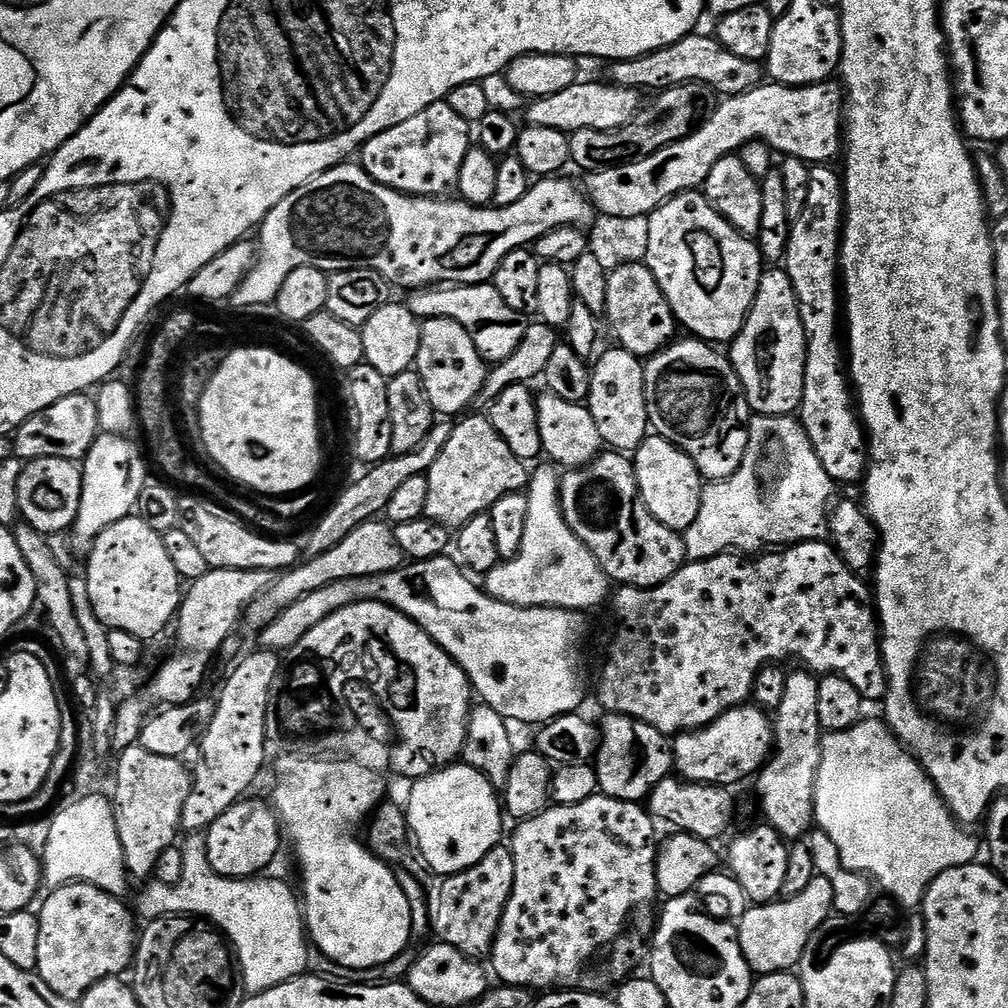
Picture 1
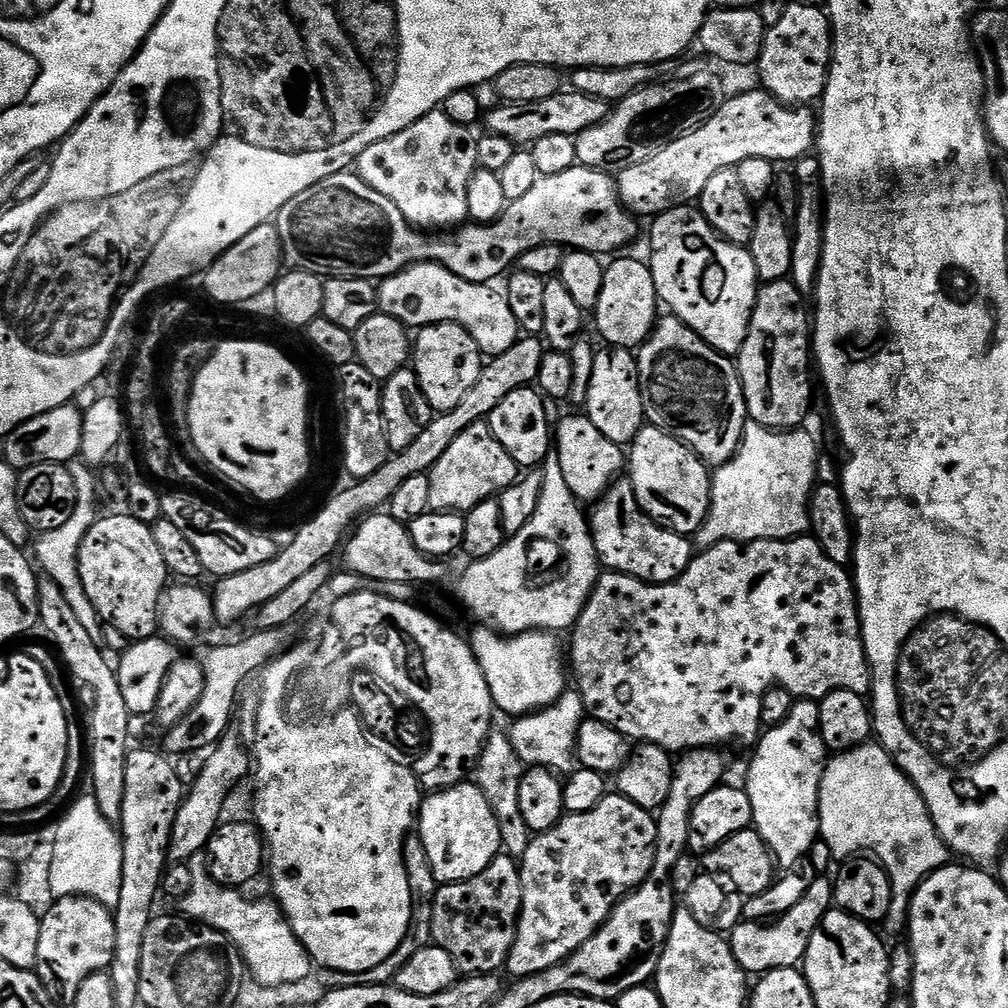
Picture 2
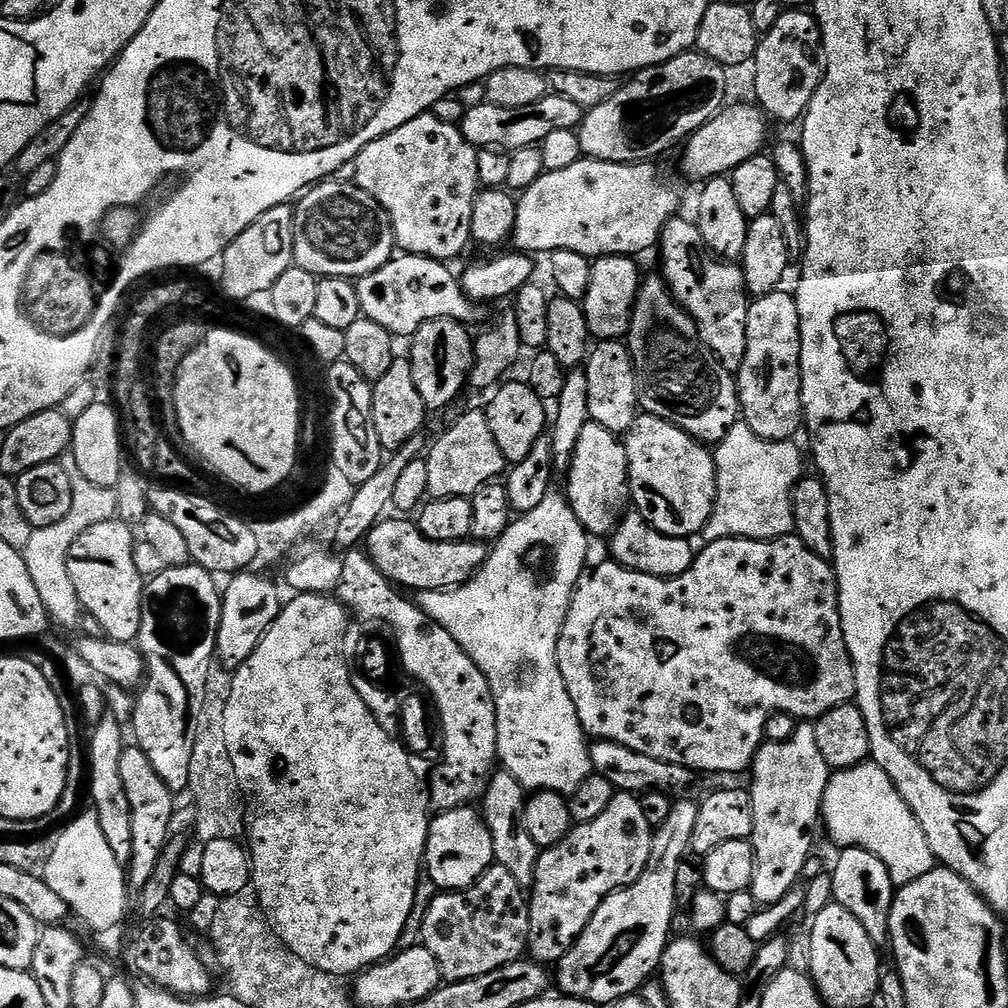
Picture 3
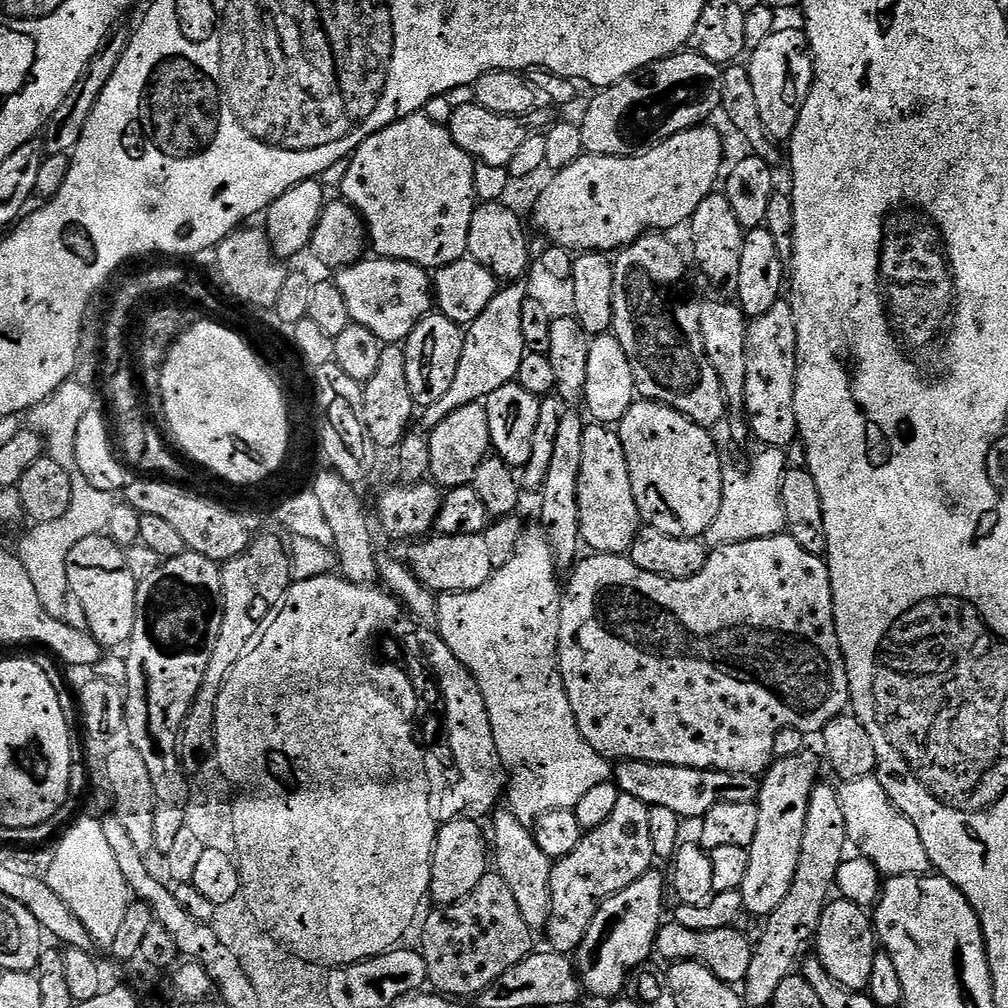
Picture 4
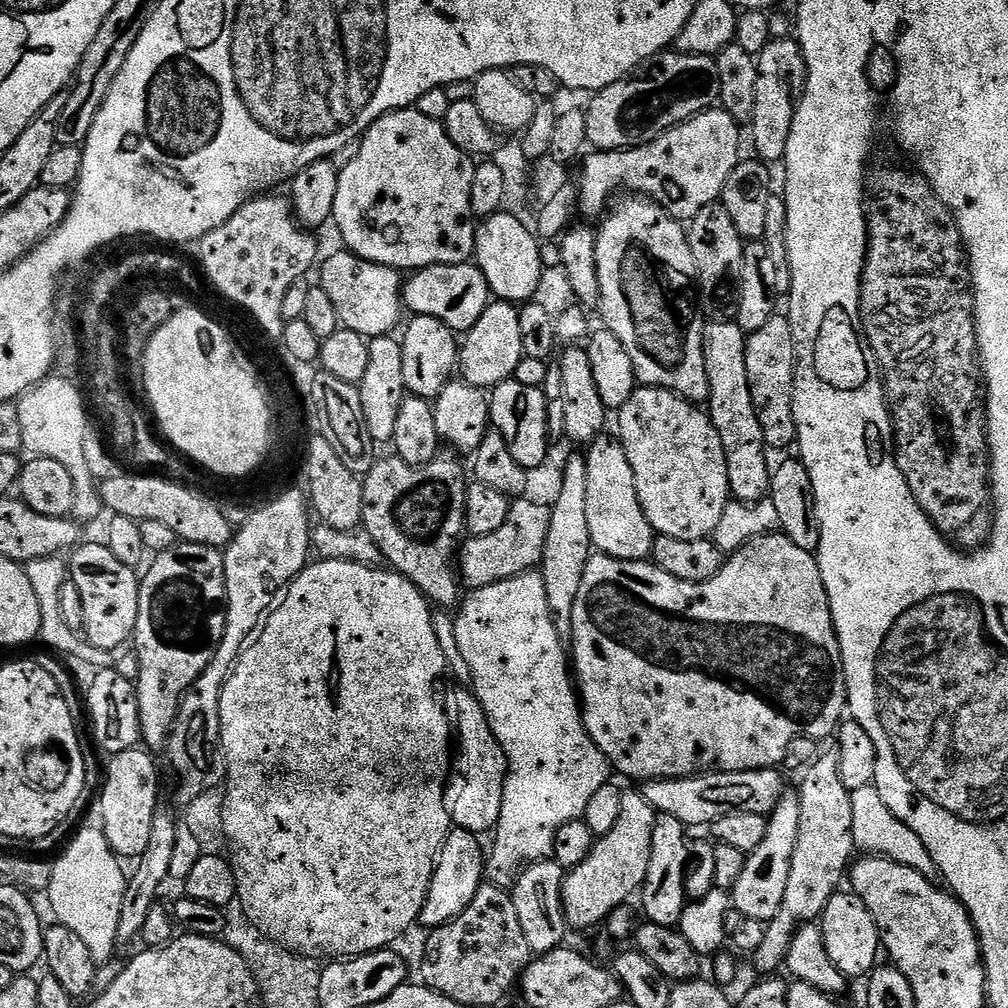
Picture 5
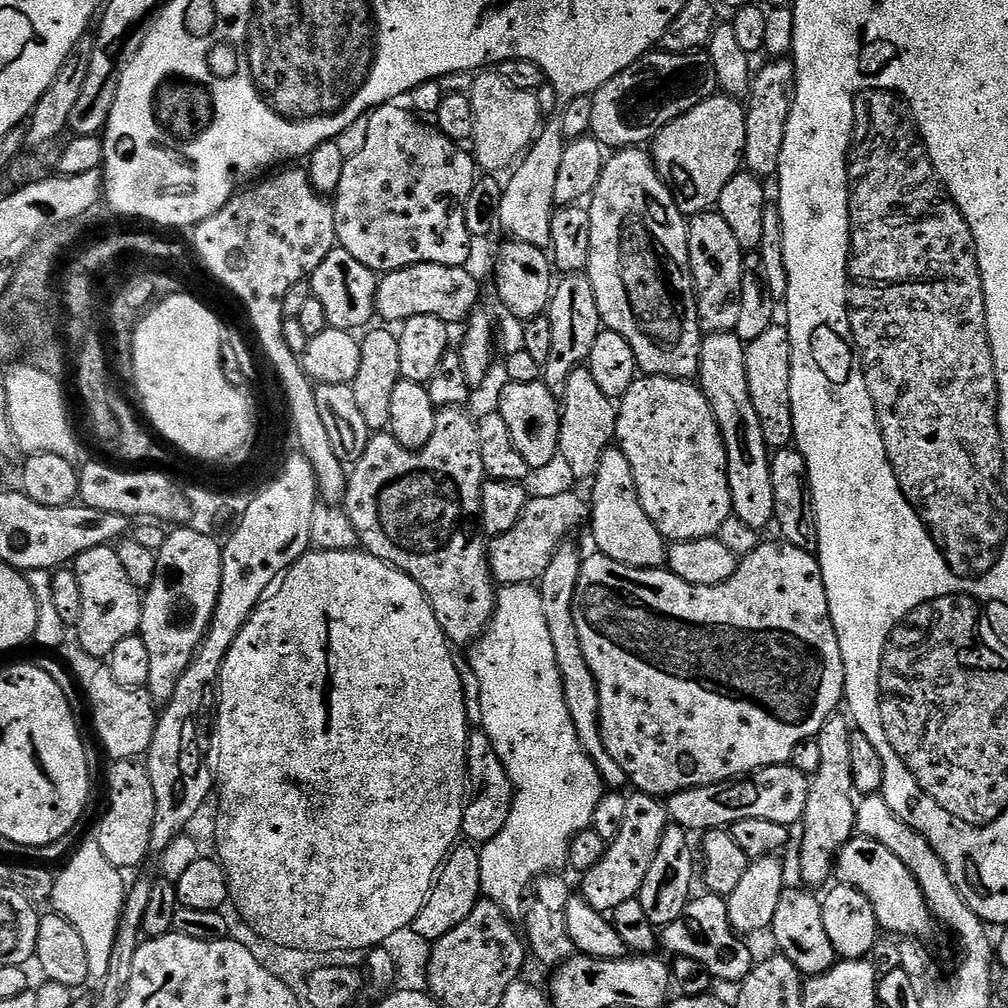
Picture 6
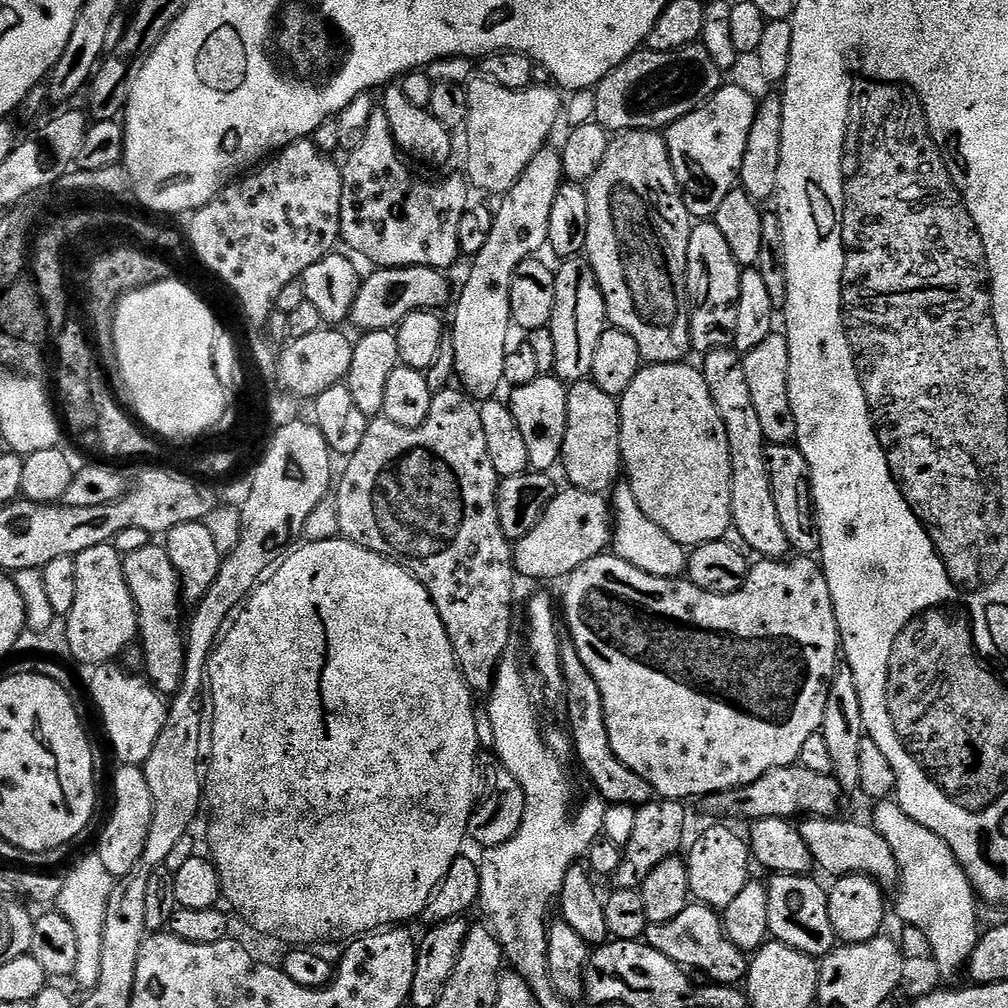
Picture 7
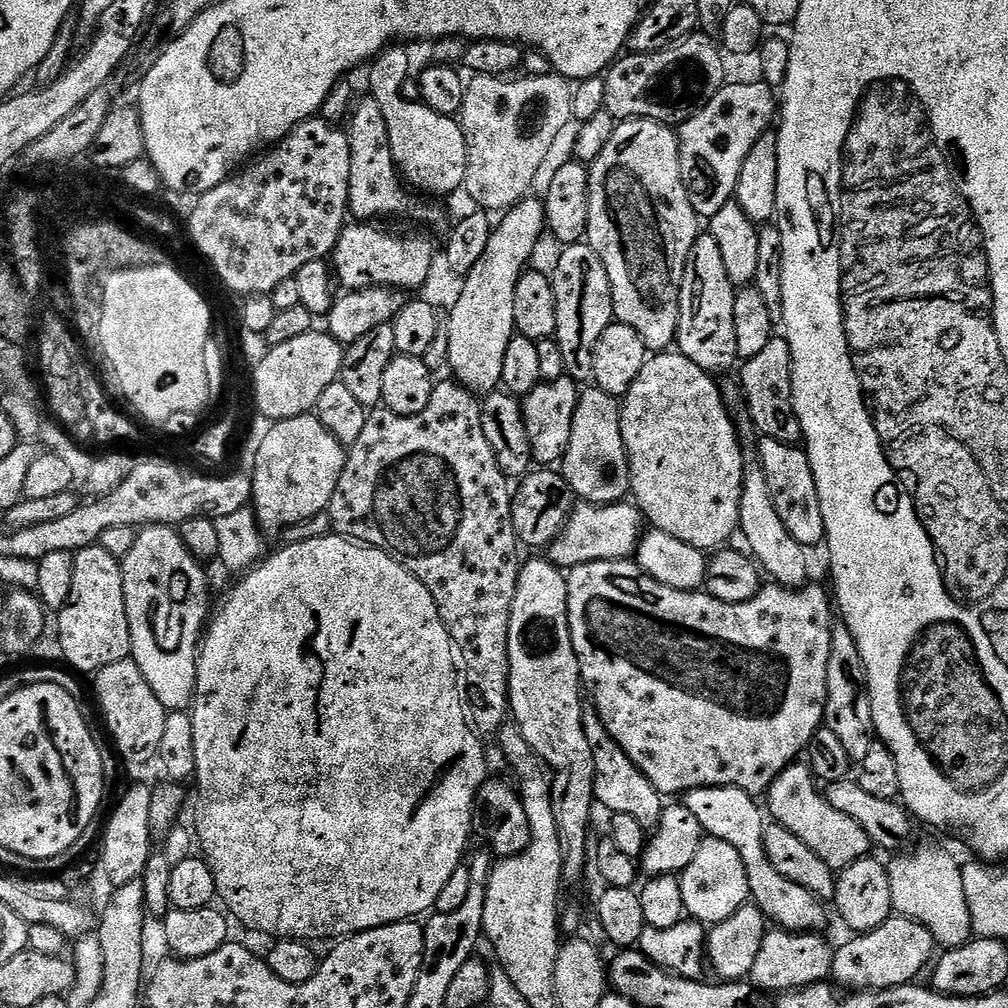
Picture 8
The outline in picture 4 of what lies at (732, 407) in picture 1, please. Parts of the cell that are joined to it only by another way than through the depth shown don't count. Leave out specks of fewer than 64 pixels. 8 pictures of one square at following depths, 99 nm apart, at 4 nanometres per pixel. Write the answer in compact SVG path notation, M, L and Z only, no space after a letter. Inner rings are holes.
M645 234L639 236L627 248L619 249L614 260L614 318L611 331L622 342L626 358L634 370L636 391L643 399L656 400L659 404L670 406L686 418L706 429L715 429L715 424L726 416L726 401L718 370L708 357L702 334L702 304L692 297L688 285L688 264L680 253L680 248L664 234Z

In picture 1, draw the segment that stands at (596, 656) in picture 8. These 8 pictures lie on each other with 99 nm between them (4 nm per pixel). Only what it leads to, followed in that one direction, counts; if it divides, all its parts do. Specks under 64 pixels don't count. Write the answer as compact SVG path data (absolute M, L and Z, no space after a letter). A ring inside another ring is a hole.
M810 540L806 544L794 544L783 550L772 550L761 555L755 564L755 559L745 559L740 554L725 554L712 556L709 560L693 560L685 563L666 582L662 582L653 588L630 588L620 586L615 589L611 597L612 616L616 619L616 629L612 632L612 645L608 648L608 661L604 664L604 673L600 676L600 704L608 714L618 716L633 716L635 720L646 722L654 726L665 738L675 738L681 732L692 732L695 728L705 728L712 724L720 716L726 714L731 708L747 705L752 695L752 687L756 681L756 675L760 669L771 665L773 662L784 662L793 656L801 660L803 667L813 674L825 676L841 676L858 690L865 701L883 701L888 692L888 675L884 669L884 656L880 652L880 626L874 596L863 584L861 577L844 565L844 559L836 552L831 543Z

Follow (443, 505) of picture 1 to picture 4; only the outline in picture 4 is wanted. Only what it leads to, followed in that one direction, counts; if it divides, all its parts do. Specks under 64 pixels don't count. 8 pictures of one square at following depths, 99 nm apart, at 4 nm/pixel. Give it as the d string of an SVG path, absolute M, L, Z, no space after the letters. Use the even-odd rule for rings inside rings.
M483 403L462 406L430 432L428 441L431 479L444 490L471 484L474 474L478 474L478 468L493 451L487 407Z

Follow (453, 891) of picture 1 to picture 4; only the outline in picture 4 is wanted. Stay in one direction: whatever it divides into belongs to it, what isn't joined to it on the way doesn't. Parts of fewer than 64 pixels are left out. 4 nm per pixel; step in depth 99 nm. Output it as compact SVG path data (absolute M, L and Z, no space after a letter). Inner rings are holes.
M495 870L488 871L482 878L482 882L478 882L478 886L474 886L474 890L466 894L466 898L444 907L436 906L433 909L428 917L427 915L423 917L424 933L420 936L418 948L426 962L428 984L436 987L433 989L445 997L479 997L480 992L486 990L486 986L490 986L490 982L498 982L498 978L502 978L506 970L518 966L518 962L525 960L534 951L534 945L532 945L534 933L528 929L522 919L522 913L518 911L518 901L514 899L506 878L502 878Z

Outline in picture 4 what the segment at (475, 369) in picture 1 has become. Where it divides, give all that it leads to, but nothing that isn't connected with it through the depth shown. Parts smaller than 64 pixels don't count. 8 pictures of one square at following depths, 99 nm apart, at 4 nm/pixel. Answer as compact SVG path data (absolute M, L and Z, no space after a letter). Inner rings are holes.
M429 314L417 322L408 339L403 341L406 382L410 382L410 394L416 399L417 405L427 406L445 397L462 358L464 337L465 329L461 325L445 316Z

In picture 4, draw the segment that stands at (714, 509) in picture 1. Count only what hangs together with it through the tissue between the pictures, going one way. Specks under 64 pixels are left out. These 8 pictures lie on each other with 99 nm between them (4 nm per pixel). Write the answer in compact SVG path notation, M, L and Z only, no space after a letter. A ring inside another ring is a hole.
M761 447L759 451L753 454L752 461L745 468L725 467L722 506L718 506L718 518L710 522L702 537L709 549L758 538L770 538L785 531L786 510L782 510L785 453L779 448Z

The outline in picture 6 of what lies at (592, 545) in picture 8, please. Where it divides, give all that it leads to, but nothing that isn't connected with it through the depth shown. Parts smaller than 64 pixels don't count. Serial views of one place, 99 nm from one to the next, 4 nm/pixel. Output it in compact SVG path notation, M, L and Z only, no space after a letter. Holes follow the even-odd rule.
M556 492L553 496L533 495L524 514L517 524L506 534L491 537L488 545L488 565L492 578L497 585L505 584L536 584L542 574L546 574L546 566L550 566L550 558L566 538L580 523L590 516L590 504L576 492Z

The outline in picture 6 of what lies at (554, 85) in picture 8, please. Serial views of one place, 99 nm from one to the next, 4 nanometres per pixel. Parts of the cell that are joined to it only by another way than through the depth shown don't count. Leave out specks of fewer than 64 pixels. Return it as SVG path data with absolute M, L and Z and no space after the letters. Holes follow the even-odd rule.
M484 70L475 77L470 93L472 106L472 139L474 159L488 174L511 169L532 146L541 129L542 117L535 92L511 88L495 71Z

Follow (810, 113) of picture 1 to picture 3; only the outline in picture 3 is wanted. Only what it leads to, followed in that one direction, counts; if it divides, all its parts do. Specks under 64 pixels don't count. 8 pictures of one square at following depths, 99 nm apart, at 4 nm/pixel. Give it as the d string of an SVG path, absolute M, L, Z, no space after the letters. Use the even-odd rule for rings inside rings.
M749 104L721 108L718 115L688 137L682 151L684 172L690 179L707 182L718 176L728 176L739 164L746 162L746 158L761 155L765 151L764 139L768 136L769 121L759 107Z

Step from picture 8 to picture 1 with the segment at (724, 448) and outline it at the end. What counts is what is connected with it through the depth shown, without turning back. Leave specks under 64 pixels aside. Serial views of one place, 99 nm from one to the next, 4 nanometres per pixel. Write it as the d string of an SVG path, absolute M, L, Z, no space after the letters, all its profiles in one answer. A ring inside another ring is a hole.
M649 434L645 436L634 453L636 481L642 502L662 526L683 533L694 526L694 518L698 518L698 506L702 506L702 490L705 481L694 462L679 448L666 438Z

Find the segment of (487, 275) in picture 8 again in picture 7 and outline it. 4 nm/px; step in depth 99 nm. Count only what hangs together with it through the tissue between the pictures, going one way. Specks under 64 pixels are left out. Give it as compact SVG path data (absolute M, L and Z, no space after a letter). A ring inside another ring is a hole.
M546 146L542 150L538 152L534 156L534 158L531 159L530 165L526 168L526 170L523 171L523 173L519 176L518 182L514 184L514 186L506 192L501 197L501 204L499 210L495 211L495 214L493 215L493 221L491 226L491 232L490 236L486 240L486 244L482 248L482 250L479 251L479 254L475 257L473 257L472 263L471 263L471 274L466 281L463 283L463 290L460 294L458 294L456 303L458 302L456 306L456 312L454 314L454 330L451 331L451 337L452 337L452 345L454 346L455 350L455 377L457 378L457 381L459 382L459 385L461 386L461 389L465 391L470 397L472 397L473 400L477 402L483 402L485 400L493 399L499 392L499 388L503 387L503 381L504 381L504 372L505 372L505 354L510 346L510 341L508 341L508 332L509 330L512 330L512 307L510 306L510 286L512 285L513 275L516 273L517 266L521 264L522 261L531 259L532 257L535 257L541 249L544 250L547 247L548 238L549 238L549 222L550 222L550 211L551 207L554 206L554 198L557 197L557 191L560 189L560 185L563 181L563 164L562 164L562 156L561 151L554 146Z

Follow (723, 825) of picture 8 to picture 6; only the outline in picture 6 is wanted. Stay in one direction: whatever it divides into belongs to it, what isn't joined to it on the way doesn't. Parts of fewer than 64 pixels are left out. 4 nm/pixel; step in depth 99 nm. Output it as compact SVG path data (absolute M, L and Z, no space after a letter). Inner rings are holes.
M785 887L784 892L778 898L778 911L774 914L774 922L770 929L770 936L776 939L779 955L790 958L794 966L800 971L800 975L807 978L821 976L829 972L836 963L838 957L834 946L830 946L830 938L826 934L826 925L822 922L821 897L815 896L815 891L807 887Z

